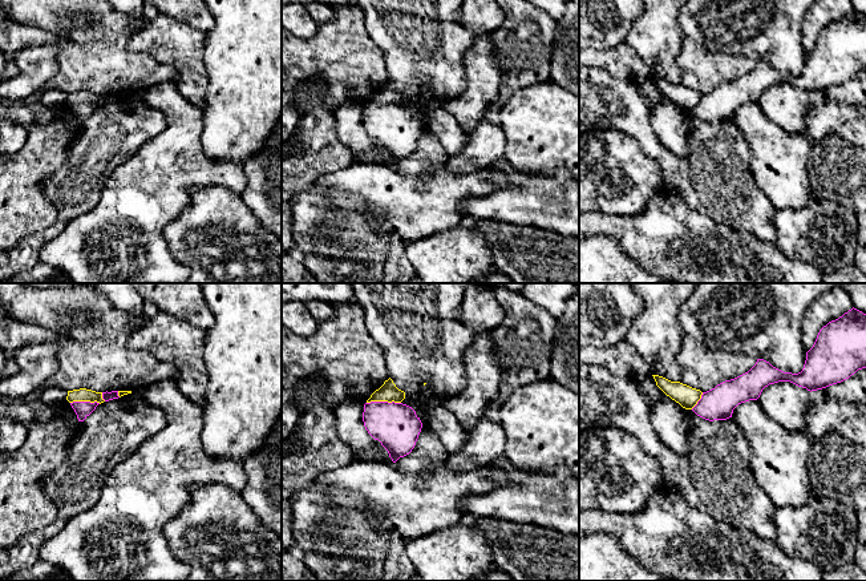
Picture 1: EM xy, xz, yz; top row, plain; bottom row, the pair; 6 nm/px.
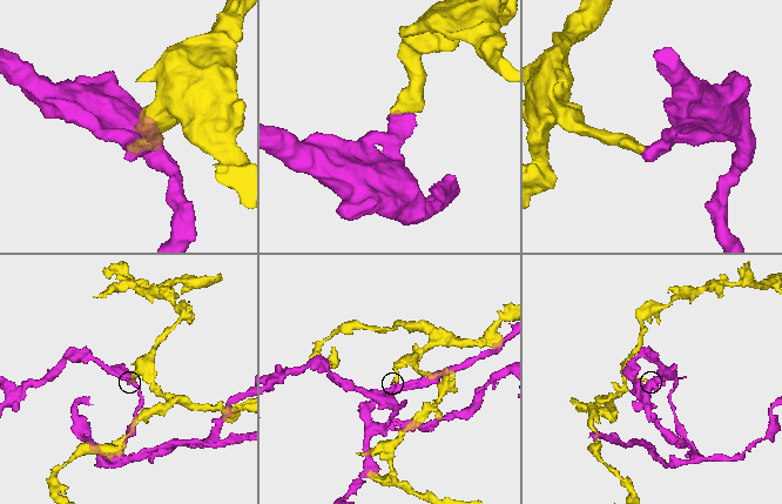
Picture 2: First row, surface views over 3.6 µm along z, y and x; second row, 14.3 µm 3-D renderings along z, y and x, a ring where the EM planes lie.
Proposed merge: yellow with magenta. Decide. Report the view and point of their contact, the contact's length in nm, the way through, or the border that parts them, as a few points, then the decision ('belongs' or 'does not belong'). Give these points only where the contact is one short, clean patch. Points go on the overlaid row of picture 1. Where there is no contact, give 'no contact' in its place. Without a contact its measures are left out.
xz (383, 400) | 200 nm | along xz (400, 402), (367, 403) | does not belong

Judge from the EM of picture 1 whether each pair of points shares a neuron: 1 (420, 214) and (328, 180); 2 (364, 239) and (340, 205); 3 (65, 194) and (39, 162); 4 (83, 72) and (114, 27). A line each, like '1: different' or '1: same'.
1: same
2: same
3: different
4: different

